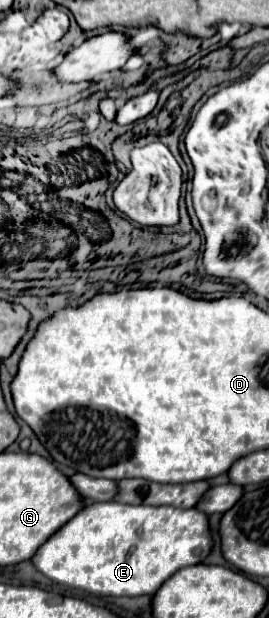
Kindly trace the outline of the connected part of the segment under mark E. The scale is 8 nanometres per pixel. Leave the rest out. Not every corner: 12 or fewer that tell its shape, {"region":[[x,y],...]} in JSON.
{"region":[[83,506],[31,564],[153,596],[211,550],[195,508]]}

